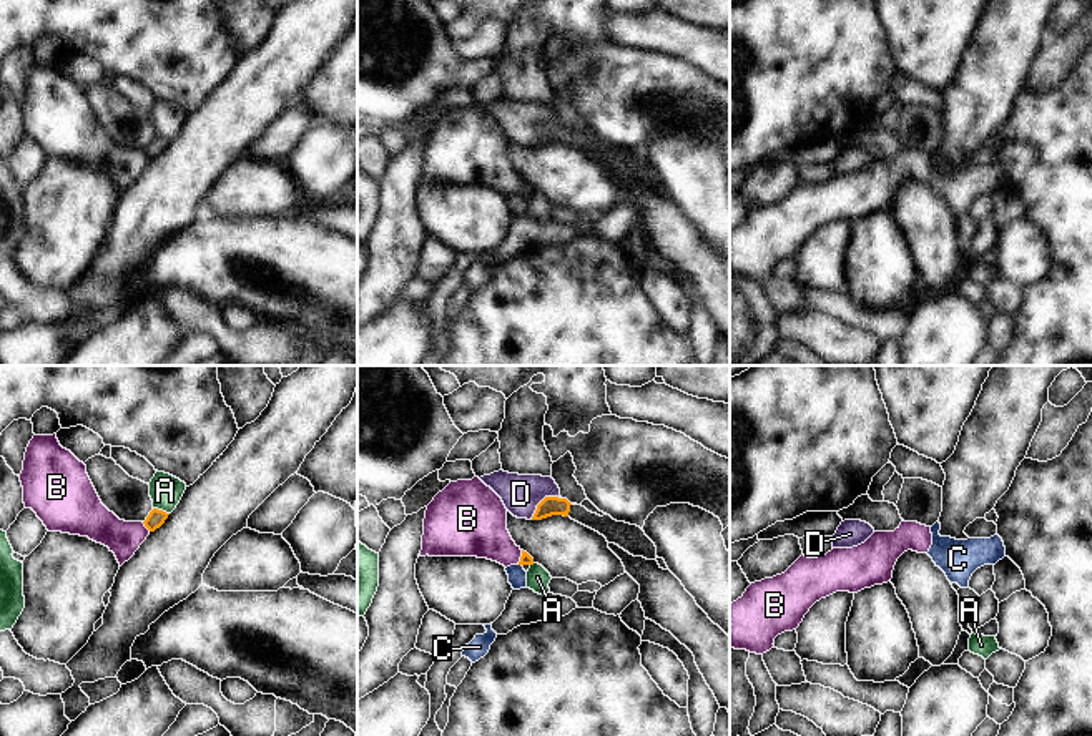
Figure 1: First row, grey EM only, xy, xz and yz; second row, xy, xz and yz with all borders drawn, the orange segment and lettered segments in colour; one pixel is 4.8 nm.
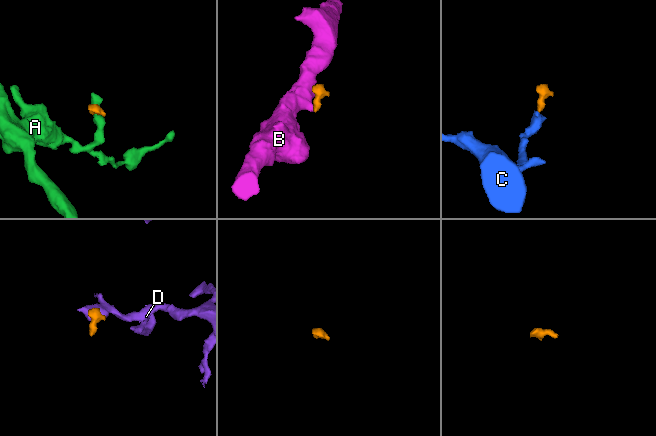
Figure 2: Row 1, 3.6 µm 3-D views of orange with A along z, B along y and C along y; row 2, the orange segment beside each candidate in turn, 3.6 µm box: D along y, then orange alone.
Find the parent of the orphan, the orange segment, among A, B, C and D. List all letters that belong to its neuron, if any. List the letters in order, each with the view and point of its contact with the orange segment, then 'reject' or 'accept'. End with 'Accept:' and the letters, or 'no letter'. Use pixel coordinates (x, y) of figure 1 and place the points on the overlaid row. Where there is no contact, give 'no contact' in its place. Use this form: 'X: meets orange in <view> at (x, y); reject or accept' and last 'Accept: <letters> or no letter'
A: meets orange in xy at (162, 510); reject
B: meets orange in xy at (147, 527); reject
C: meets orange in xz at (521, 564); accept
D: meets orange in xz at (542, 500); reject
Accept: C

